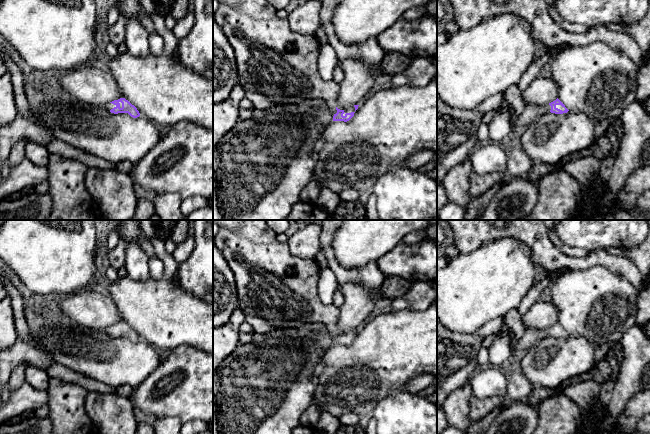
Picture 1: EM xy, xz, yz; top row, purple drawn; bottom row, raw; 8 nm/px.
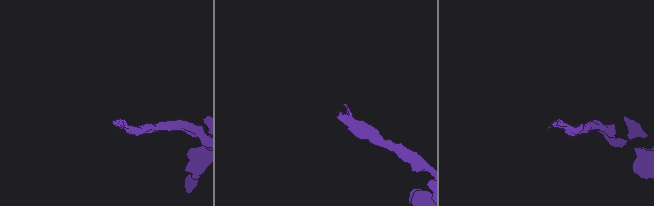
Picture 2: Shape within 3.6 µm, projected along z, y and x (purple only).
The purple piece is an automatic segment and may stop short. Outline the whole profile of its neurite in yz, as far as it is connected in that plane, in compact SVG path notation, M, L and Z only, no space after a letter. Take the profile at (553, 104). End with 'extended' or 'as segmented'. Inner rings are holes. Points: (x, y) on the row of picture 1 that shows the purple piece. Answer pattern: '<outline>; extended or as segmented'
M557 98L555 101L546 105L532 105L525 104L524 111L521 114L519 121L519 128L524 128L528 126L533 121L537 120L540 116L547 112L555 114L567 113L569 110L565 105Z; extended

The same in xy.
M120 98L118 100L114 100L105 105L105 107L114 114L118 113L128 113L131 117L137 118L140 116L139 111L137 108L132 105L128 100L125 98Z; extended

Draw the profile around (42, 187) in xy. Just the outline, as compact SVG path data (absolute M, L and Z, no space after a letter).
M42 181L39 182L36 186L35 186L35 192L39 193L39 194L45 194L48 193L49 191L49 184L48 181Z

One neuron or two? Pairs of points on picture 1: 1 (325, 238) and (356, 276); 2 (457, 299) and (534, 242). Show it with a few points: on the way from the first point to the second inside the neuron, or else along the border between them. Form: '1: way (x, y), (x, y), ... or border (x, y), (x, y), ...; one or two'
1: way (328, 250), (333, 264), (344, 275); one
2: border (505, 236), (519, 240), (536, 264); two

